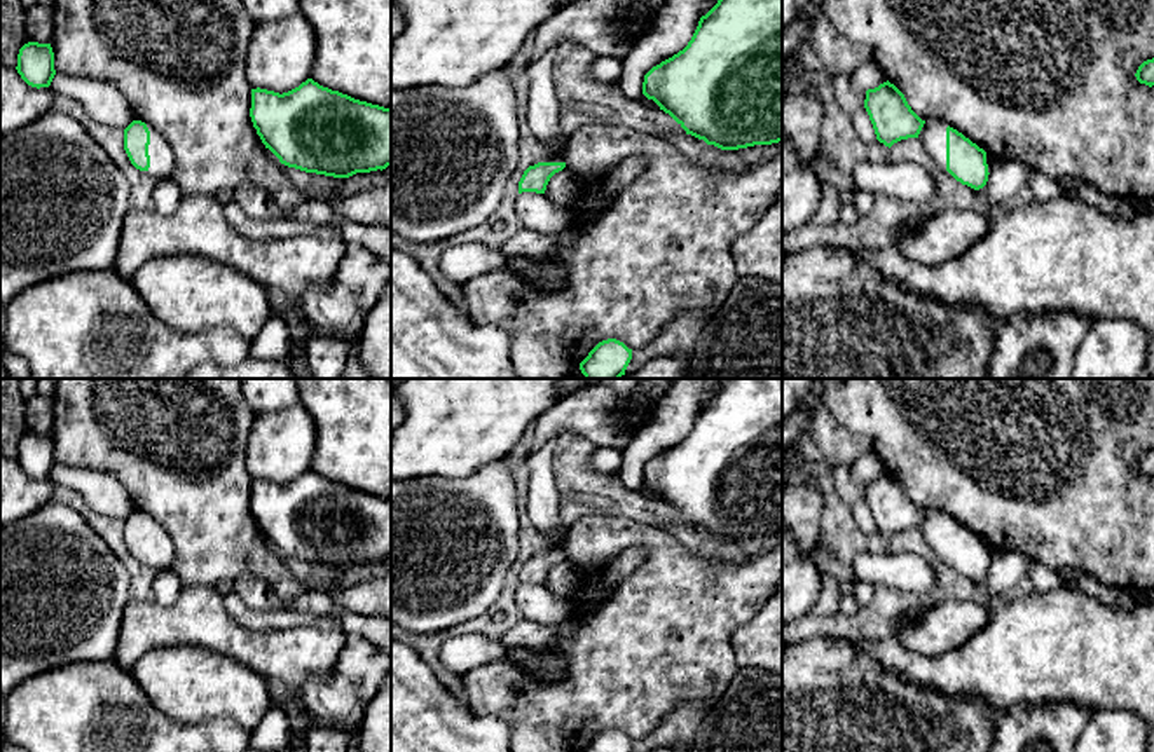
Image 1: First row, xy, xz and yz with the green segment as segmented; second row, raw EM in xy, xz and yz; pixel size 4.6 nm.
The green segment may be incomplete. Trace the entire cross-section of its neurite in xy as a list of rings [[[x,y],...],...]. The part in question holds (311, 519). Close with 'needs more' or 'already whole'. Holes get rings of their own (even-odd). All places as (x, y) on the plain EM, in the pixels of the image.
[[[307,469],[288,483],[251,480],[250,508],[281,555],[349,569],[391,557],[391,499]]]; already whole

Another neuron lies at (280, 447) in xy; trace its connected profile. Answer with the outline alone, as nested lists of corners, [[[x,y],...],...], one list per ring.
[[[297,403],[278,412],[255,414],[246,445],[251,480],[288,483],[311,469],[316,424]]]

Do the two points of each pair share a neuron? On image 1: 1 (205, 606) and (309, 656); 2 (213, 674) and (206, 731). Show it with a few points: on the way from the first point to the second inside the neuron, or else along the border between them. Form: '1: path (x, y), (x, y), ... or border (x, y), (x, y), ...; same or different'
1: path (229, 632), (245, 646), (283, 655); same
2: border (168, 716), (187, 723), (233, 719), (248, 731); different

